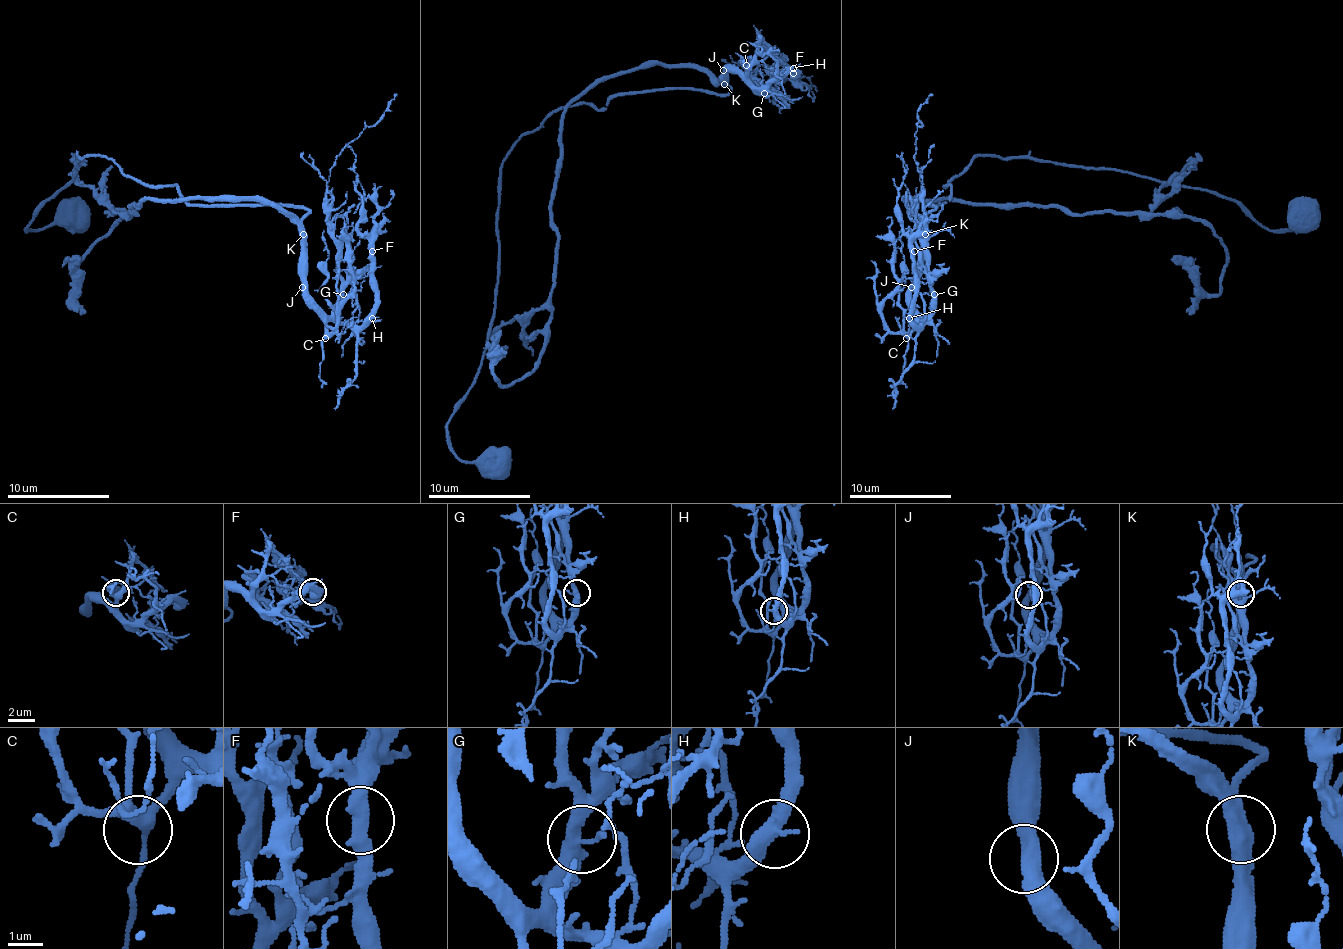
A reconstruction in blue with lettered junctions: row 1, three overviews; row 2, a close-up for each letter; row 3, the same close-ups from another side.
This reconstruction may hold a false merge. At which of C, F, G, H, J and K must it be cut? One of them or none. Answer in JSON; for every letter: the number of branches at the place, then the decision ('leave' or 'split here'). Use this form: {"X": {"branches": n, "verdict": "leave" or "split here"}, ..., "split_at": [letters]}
{"C": {"branches": 3, "verdict": "leave"}, "F": {"branches": 2, "verdict": "leave"}, "G": {"branches": 3, "verdict": "leave"}, "H": {"branches": 2, "verdict": "leave"}, "J": {"branches": 2, "verdict": "leave"}, "K": {"branches": 2, "verdict": "leave"}, "split_at": []}

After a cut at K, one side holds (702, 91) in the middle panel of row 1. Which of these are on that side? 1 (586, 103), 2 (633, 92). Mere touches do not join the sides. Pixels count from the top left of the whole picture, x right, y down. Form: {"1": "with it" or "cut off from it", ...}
{"1": "with it", "2": "with it"}

